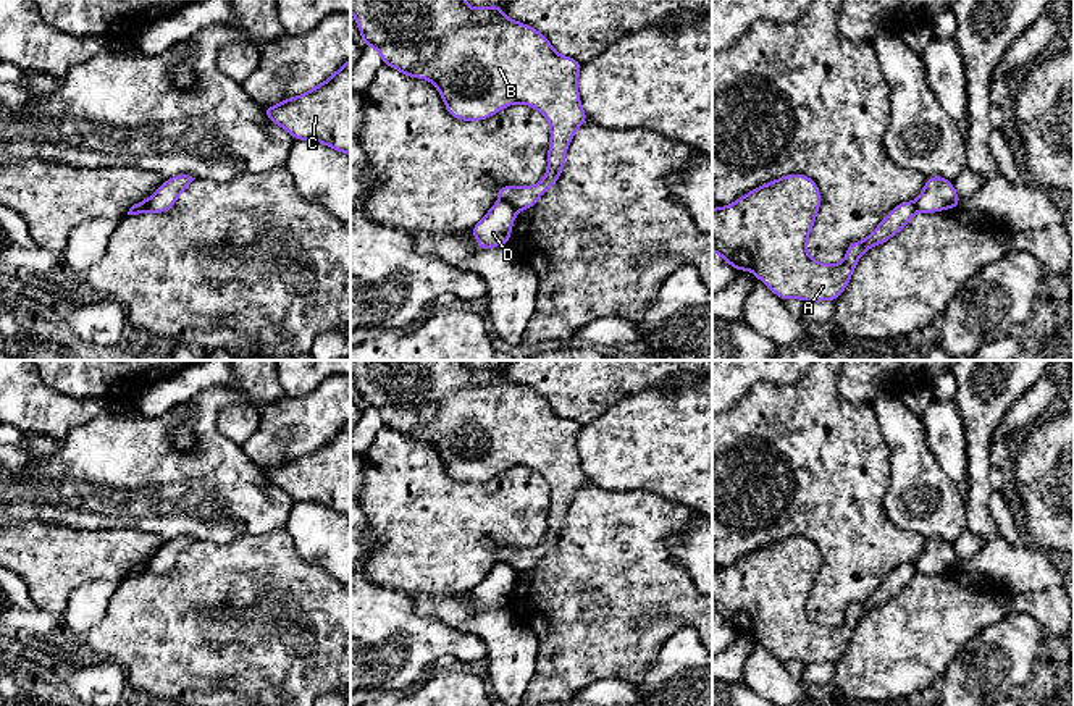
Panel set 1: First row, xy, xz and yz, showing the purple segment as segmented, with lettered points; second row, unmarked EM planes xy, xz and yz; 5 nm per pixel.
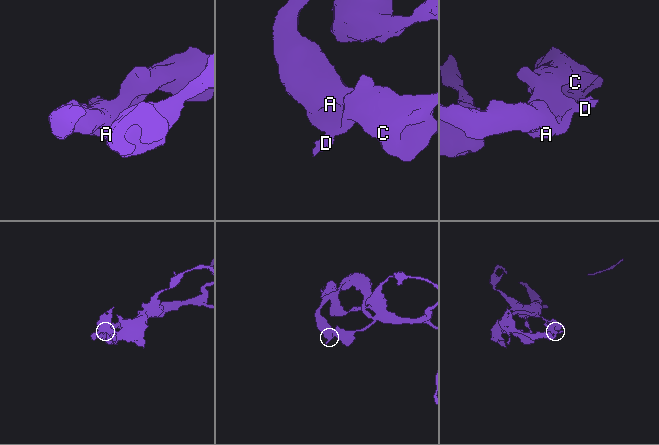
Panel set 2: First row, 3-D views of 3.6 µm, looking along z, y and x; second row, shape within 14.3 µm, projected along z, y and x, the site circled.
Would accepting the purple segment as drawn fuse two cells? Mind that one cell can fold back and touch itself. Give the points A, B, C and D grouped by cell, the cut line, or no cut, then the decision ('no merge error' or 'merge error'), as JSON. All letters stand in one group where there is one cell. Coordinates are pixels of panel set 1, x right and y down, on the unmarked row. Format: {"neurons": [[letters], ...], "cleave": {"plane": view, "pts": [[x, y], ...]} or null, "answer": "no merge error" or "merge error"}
{"neurons": [["A", "B", "C"], ["D"]], "cleave": {"plane": "xz", "pts": [[501, 561], [517, 571]]}, "answer": "merge error"}

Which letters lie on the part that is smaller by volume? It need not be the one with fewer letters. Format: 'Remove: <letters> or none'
Remove: D

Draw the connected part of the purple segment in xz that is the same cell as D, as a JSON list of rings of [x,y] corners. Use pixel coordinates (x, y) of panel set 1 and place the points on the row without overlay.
[[[496,564],[485,580],[468,591],[476,599],[478,611],[485,612],[494,607],[509,607],[515,575],[517,570],[509,564]]]

